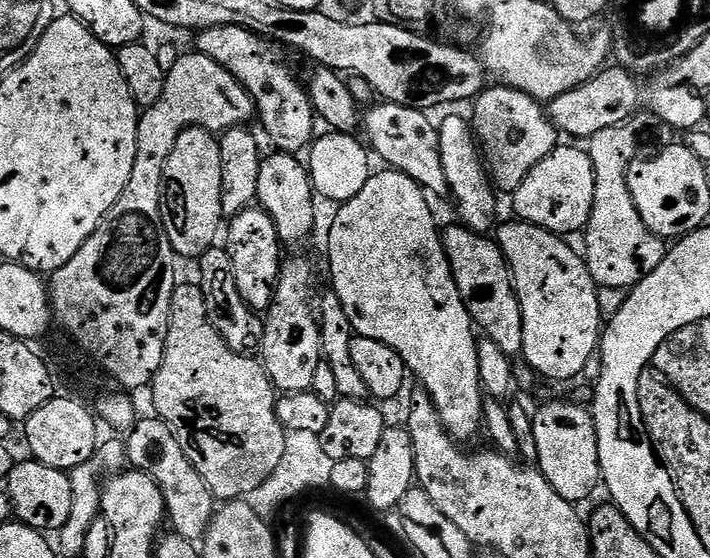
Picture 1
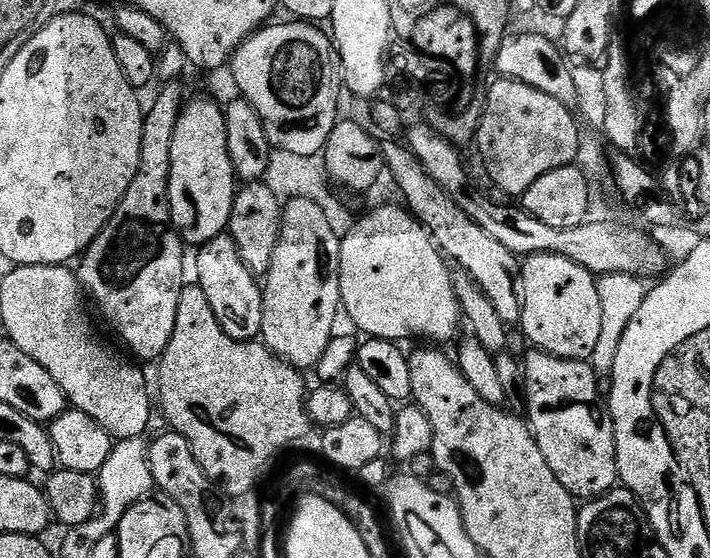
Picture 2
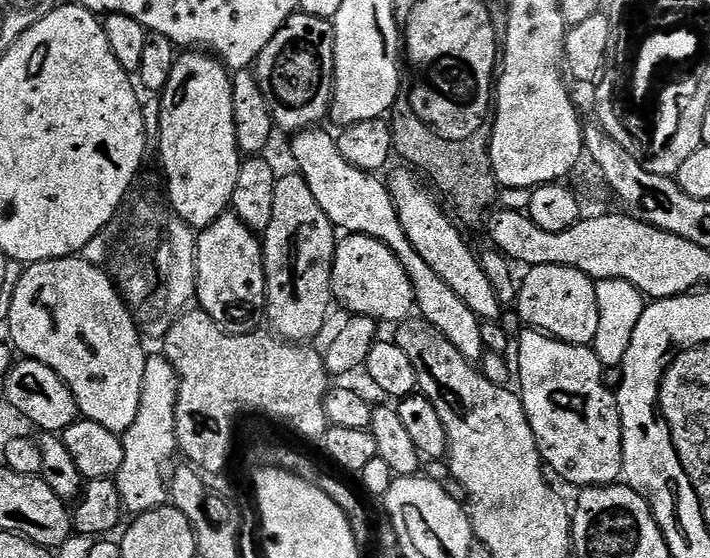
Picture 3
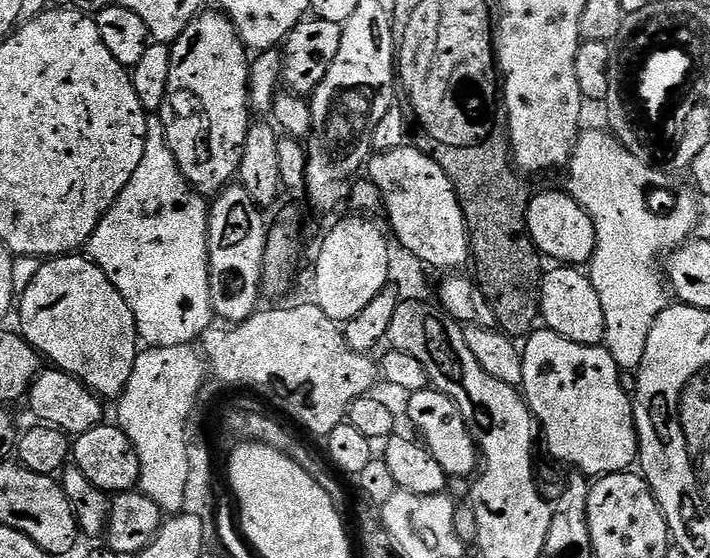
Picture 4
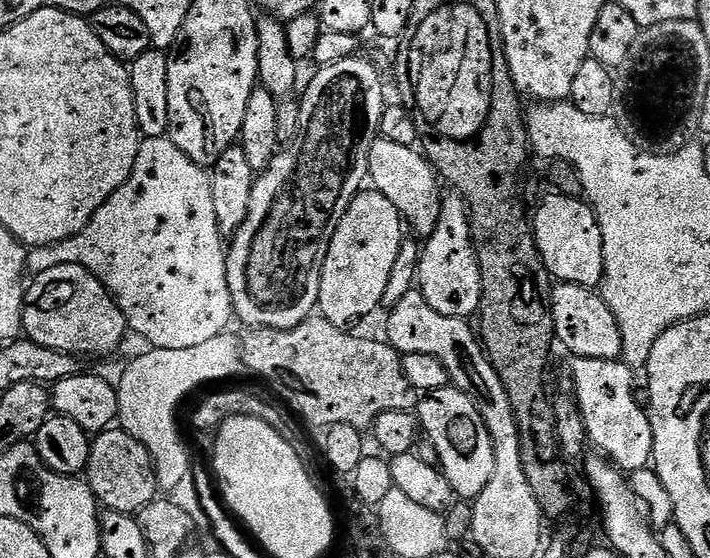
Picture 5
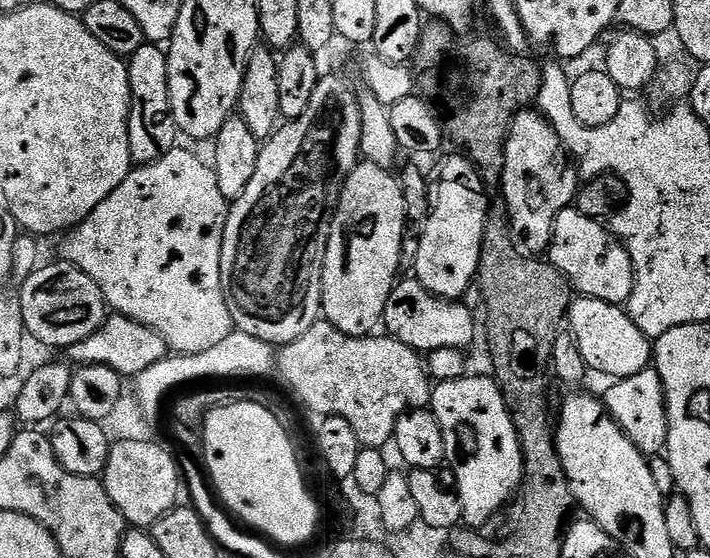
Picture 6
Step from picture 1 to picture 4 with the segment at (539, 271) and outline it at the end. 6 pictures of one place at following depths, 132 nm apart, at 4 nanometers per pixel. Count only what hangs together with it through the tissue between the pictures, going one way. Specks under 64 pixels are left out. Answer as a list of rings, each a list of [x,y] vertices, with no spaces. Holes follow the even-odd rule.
[[[556,266],[553,272],[545,271],[540,281],[540,314],[543,327],[551,332],[557,332],[562,338],[579,344],[599,345],[604,338],[604,315],[602,314],[602,302],[598,299],[598,290],[594,290],[591,275],[584,276],[579,267]]]

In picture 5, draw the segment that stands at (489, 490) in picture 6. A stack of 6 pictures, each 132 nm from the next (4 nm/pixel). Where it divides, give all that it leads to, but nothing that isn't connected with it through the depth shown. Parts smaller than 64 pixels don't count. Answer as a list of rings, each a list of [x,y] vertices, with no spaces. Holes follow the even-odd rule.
[[[451,386],[421,395],[419,399],[420,405],[414,408],[414,412],[423,435],[424,432],[428,435],[428,440],[436,451],[435,459],[444,477],[461,501],[475,500],[494,474],[494,446],[478,414],[478,406],[462,390]]]

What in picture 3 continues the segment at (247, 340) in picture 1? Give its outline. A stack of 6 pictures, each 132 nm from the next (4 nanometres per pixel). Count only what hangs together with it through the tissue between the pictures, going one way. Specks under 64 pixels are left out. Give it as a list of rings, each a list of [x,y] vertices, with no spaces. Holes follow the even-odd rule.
[[[225,214],[220,216],[212,225],[203,229],[196,238],[196,295],[195,299],[198,301],[199,307],[203,308],[206,314],[210,314],[210,318],[216,325],[225,332],[230,332],[234,336],[244,336],[247,332],[257,331],[256,324],[265,315],[265,296],[267,294],[266,278],[264,277],[263,266],[263,250],[261,248],[261,241],[258,239],[257,233],[253,232],[251,228],[247,228],[244,223],[235,214]]]

